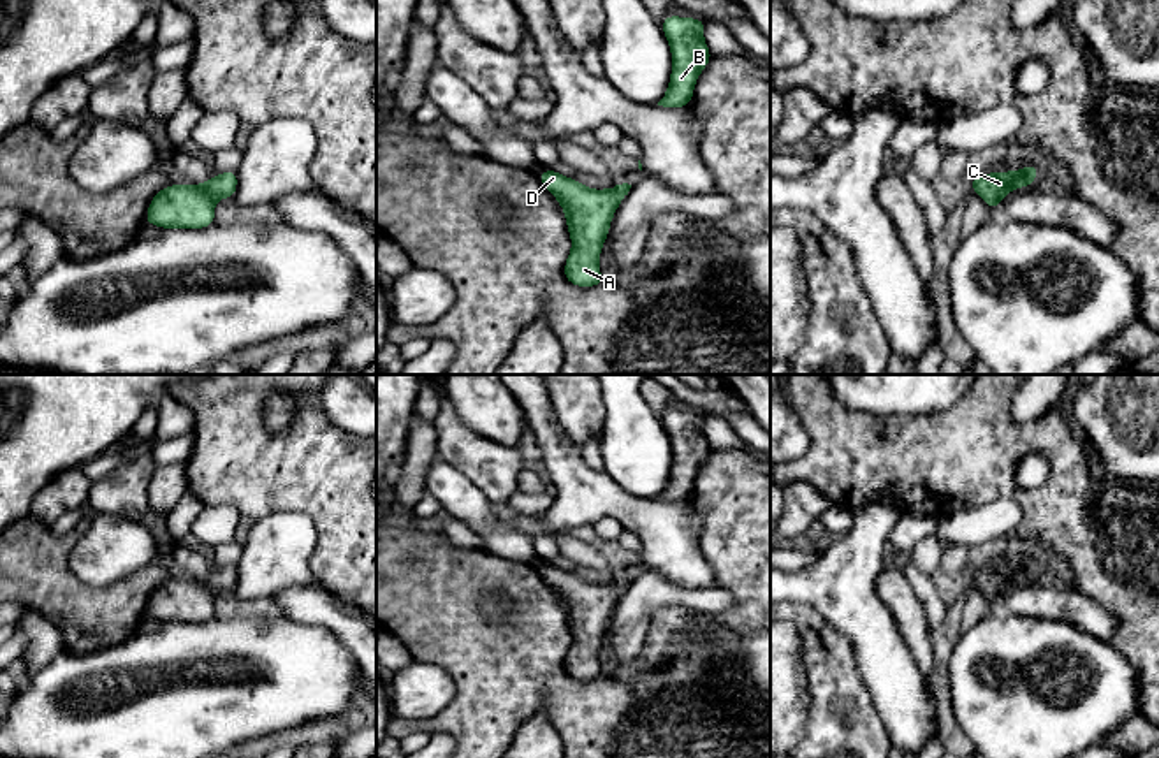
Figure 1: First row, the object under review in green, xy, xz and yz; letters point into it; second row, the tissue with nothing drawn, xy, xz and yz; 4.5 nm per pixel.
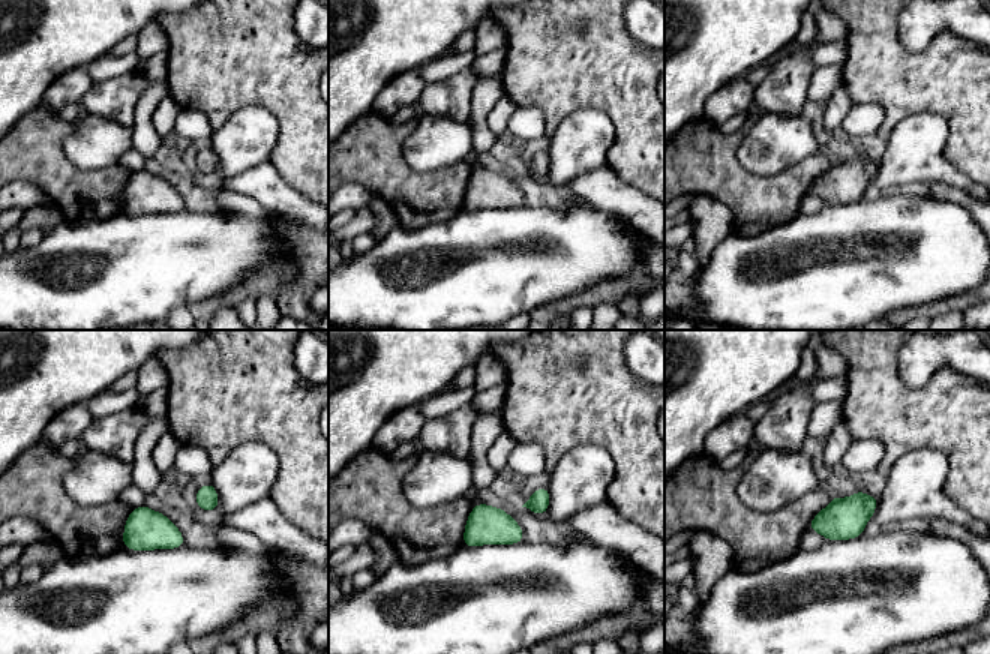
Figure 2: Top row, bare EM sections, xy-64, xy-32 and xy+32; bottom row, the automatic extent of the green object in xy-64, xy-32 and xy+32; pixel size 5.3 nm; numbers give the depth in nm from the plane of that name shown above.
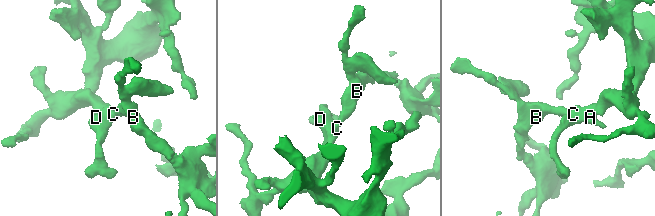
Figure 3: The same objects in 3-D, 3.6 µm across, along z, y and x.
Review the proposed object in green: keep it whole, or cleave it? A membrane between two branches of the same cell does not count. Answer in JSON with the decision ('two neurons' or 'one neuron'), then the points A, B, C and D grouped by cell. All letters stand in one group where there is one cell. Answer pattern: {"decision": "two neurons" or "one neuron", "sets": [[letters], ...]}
{"decision": "one neuron", "sets": [["A", "B", "C", "D"]]}

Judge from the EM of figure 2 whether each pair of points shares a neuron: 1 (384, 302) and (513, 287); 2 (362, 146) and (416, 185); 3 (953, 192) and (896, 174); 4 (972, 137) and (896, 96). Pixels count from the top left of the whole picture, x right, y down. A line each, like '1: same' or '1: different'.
1: same
2: same
3: different
4: same

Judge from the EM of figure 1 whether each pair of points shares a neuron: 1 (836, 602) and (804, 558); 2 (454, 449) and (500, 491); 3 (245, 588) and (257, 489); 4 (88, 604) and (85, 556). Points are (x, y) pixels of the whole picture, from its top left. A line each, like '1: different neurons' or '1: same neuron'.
1: different neurons
2: same neuron
3: different neurons
4: different neurons

